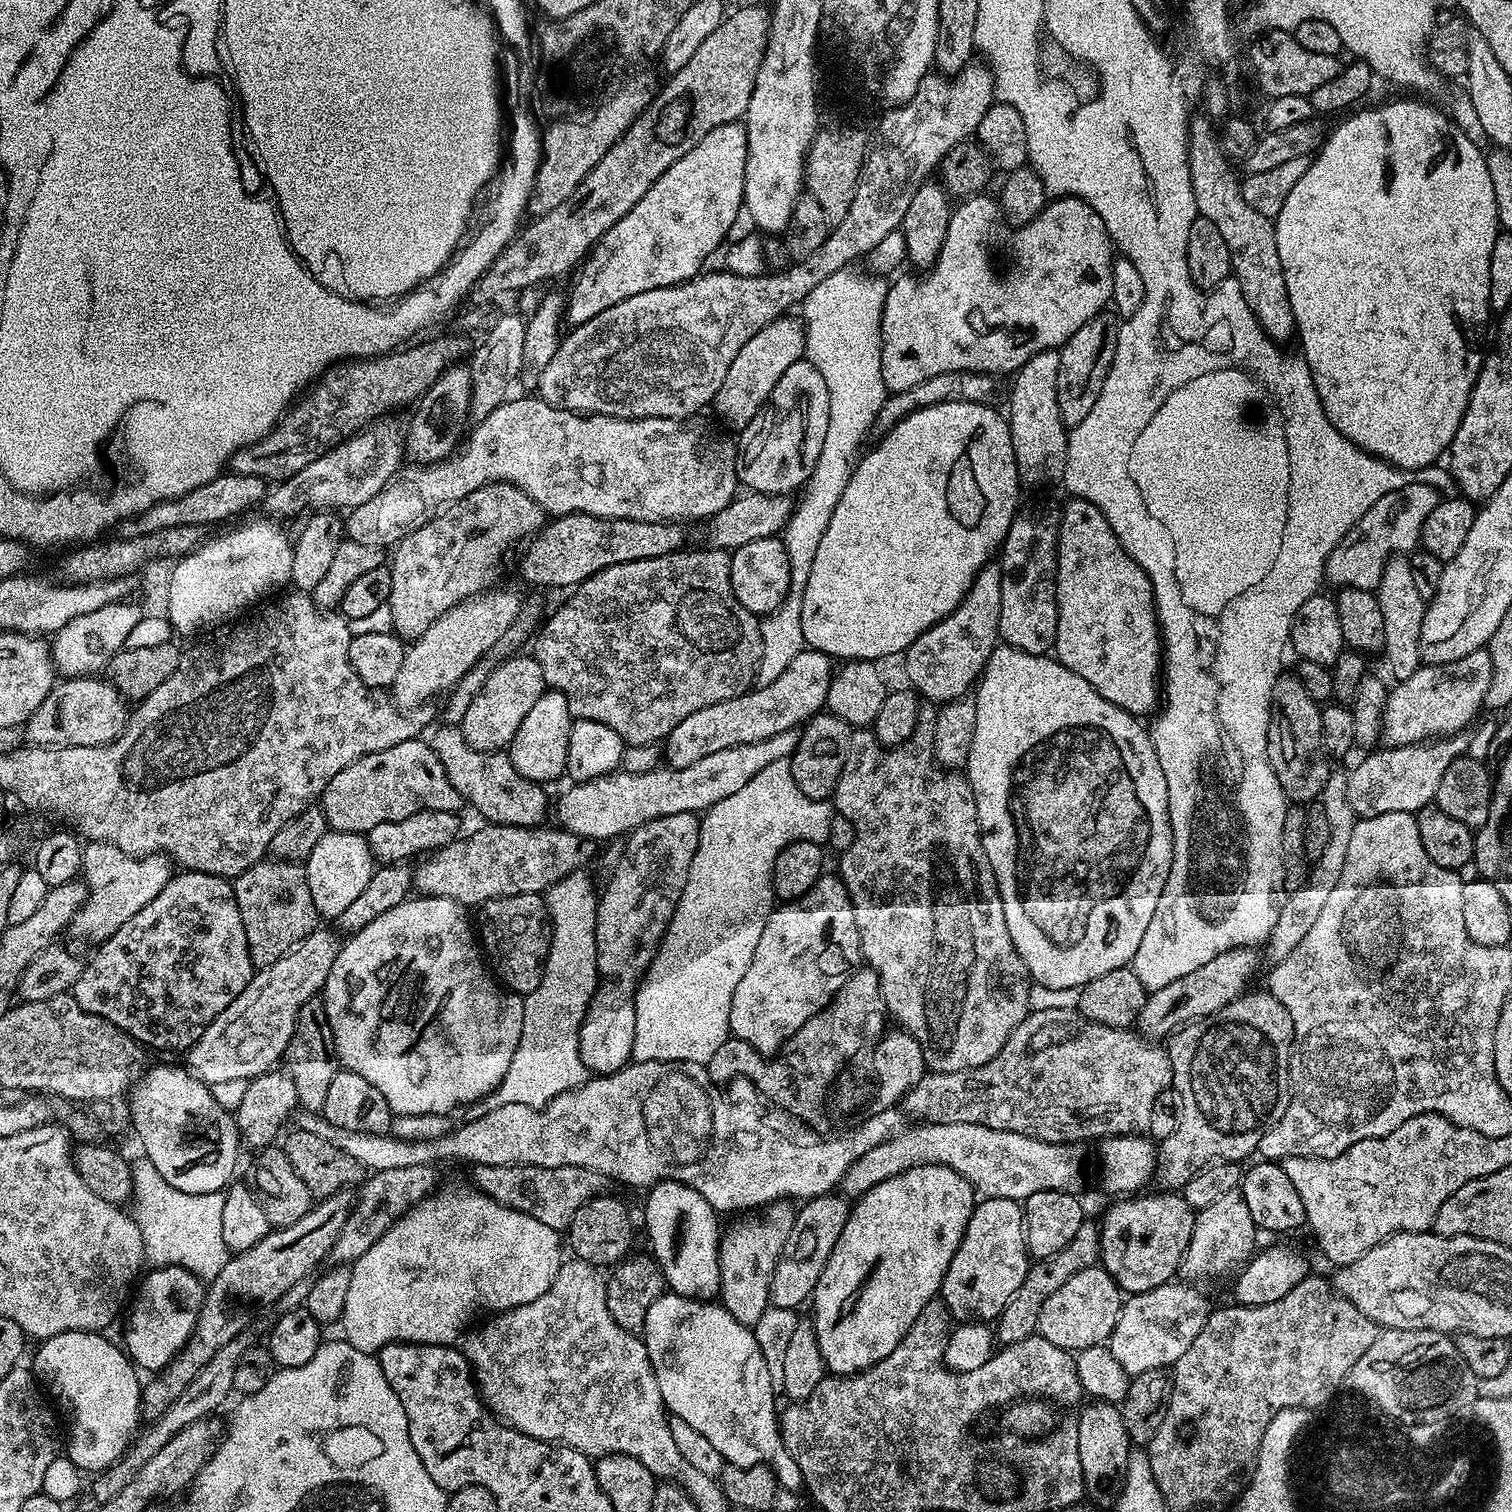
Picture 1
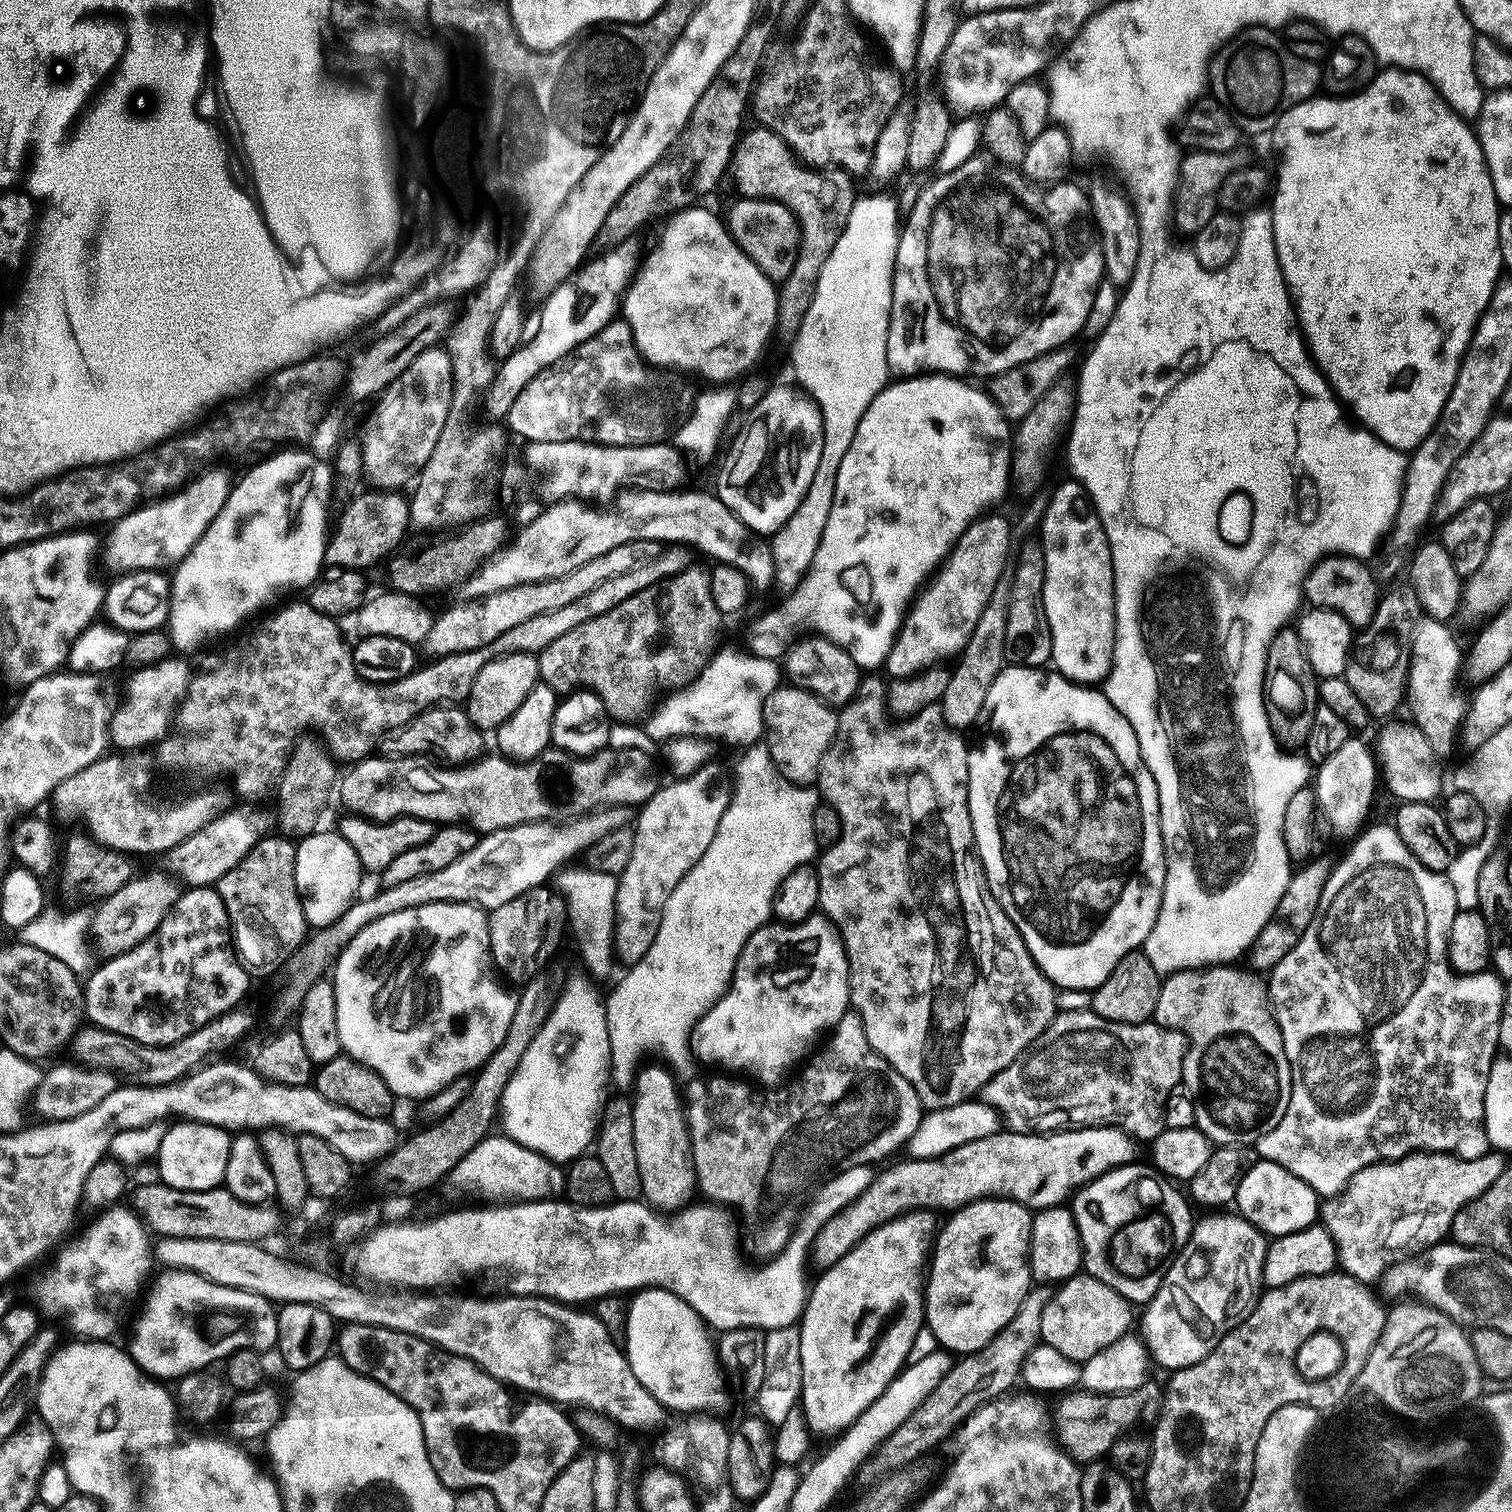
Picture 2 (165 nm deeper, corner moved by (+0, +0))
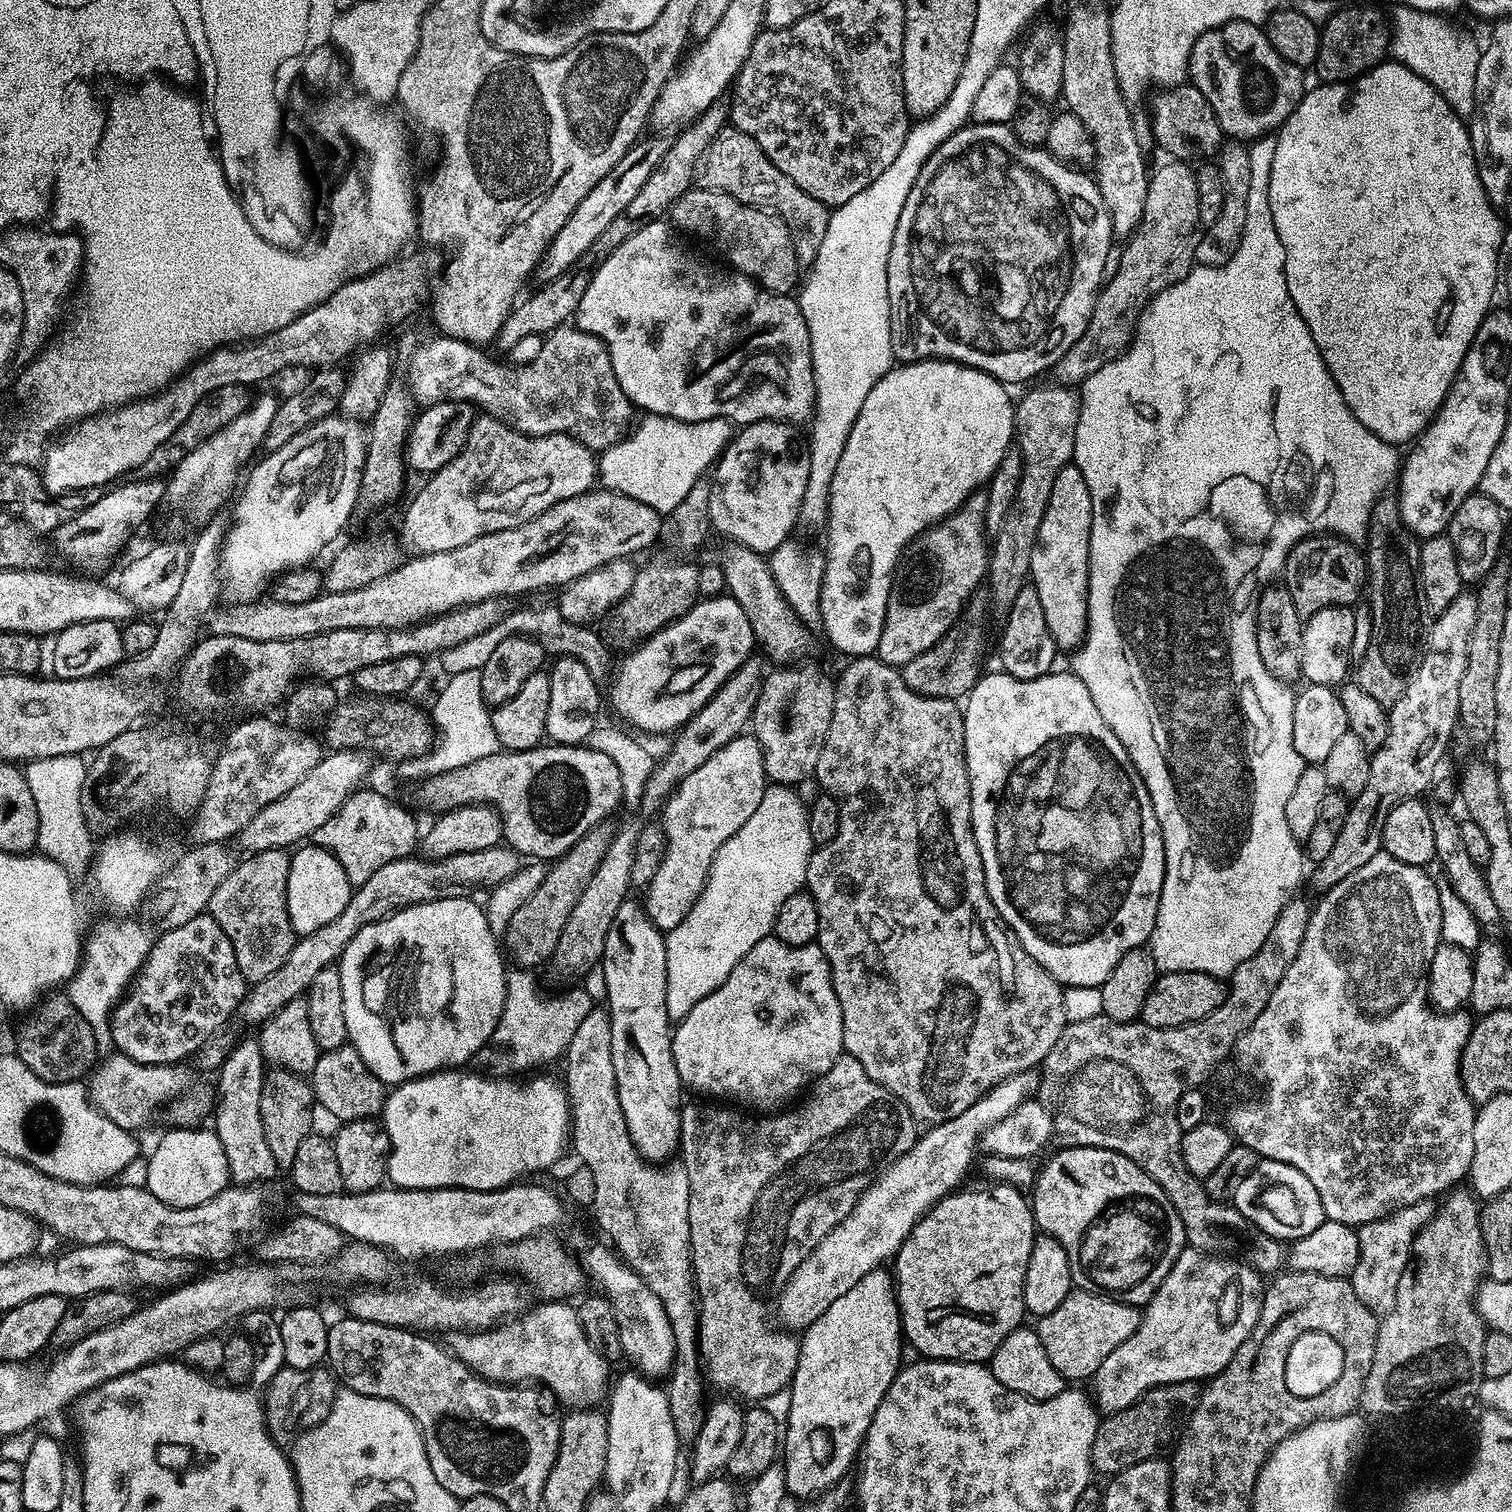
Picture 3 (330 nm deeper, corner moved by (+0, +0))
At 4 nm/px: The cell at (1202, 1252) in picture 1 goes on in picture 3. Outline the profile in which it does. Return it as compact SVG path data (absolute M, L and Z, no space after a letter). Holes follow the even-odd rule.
M1191 1246L1185 1247L1180 1253L1170 1274L1143 1309L1138 1330L1130 1338L1126 1338L1126 1342L1122 1342L1122 1346L1118 1346L1114 1354L1109 1354L1102 1366L1098 1366L1091 1381L1091 1391L1094 1393L1094 1403L1101 1413L1111 1414L1126 1410L1157 1386L1181 1384L1187 1380L1207 1381L1218 1375L1234 1358L1238 1346L1246 1342L1258 1322L1265 1285L1260 1284L1261 1273L1251 1264L1239 1259L1224 1259L1228 1258L1221 1258L1216 1254L1201 1254Z

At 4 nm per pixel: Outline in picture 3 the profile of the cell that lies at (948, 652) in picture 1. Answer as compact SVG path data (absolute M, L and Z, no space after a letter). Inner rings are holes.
M987 491L972 492L956 511L930 525L904 548L892 573L882 638L875 651L882 662L903 666L930 650L960 617L973 592L985 583L990 555L984 531L987 501Z

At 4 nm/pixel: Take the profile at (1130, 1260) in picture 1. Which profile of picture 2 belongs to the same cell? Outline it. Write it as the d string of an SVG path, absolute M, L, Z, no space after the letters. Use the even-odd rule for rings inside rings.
M1140 1162L1111 1168L1106 1174L1084 1185L1070 1200L1072 1216L1078 1226L1080 1245L1084 1248L1083 1271L1098 1278L1098 1282L1106 1282L1106 1286L1118 1290L1122 1298L1136 1306L1147 1305L1154 1298L1174 1258L1186 1246L1194 1223L1189 1197L1181 1189L1180 1193L1176 1189L1179 1187L1171 1179L1161 1178L1151 1167L1148 1168L1143 1168Z

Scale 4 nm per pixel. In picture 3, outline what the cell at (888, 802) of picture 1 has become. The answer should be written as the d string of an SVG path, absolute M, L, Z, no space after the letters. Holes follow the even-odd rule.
M874 654L853 657L848 664L836 680L830 730L826 734L815 774L819 787L840 804L840 825L838 834L834 834L830 842L819 845L813 851L808 863L806 888L816 903L820 919L816 940L832 968L832 989L842 1010L844 1052L858 1058L869 1078L890 1090L908 1107L916 1121L931 1126L958 1118L962 1110L974 1106L976 1100L1003 1080L1043 1065L1050 1050L1054 1050L1054 1042L1062 1038L1062 1030L1069 1024L1070 1015L1064 1005L1065 989L1041 964L1034 962L1030 954L1026 954L1020 939L1008 929L986 890L982 858L972 833L970 778L964 753L964 713L961 705L954 700L930 698L910 690L903 673Z

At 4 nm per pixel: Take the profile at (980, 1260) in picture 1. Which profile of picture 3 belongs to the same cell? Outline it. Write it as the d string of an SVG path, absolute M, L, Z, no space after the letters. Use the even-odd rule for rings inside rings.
M993 1183L992 1188L976 1188L973 1192L953 1191L951 1194L932 1205L919 1220L912 1226L912 1231L902 1242L897 1250L894 1263L894 1287L896 1290L896 1305L900 1308L900 1327L905 1341L908 1340L920 1351L921 1357L929 1360L961 1360L971 1364L991 1361L992 1355L1002 1346L1002 1342L1015 1328L1025 1323L1024 1311L1024 1279L1026 1278L1026 1266L1030 1262L1030 1250L1034 1246L1038 1229L1036 1220L1032 1217L1032 1205L1029 1197L1021 1189L1011 1188L1009 1184Z

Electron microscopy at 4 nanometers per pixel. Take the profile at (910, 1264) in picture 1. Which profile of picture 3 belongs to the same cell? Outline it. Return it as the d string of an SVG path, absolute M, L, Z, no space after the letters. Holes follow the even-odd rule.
M879 1267L866 1274L858 1286L850 1286L842 1298L834 1298L823 1314L803 1329L798 1366L790 1385L790 1414L782 1432L782 1467L793 1497L815 1498L845 1479L848 1467L857 1463L864 1435L886 1390L890 1390L890 1382L902 1367L900 1308L896 1305L893 1277L884 1271Z

